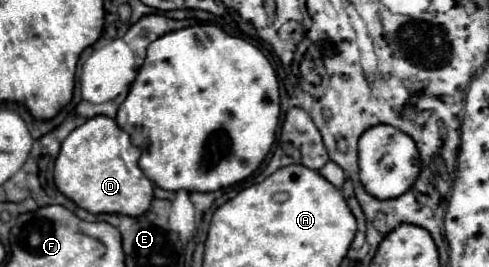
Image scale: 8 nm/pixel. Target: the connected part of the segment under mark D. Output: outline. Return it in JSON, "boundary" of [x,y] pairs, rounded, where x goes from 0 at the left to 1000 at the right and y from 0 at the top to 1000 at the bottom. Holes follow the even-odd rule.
{"boundary":[[[190,434],[153,479],[125,539],[112,599],[112,689],[157,772],[190,801],[260,801],[288,809],[313,749],[313,689],[280,622],[288,562],[268,539],[260,494],[223,434]],[[264,644],[272,644],[276,667]]]}

